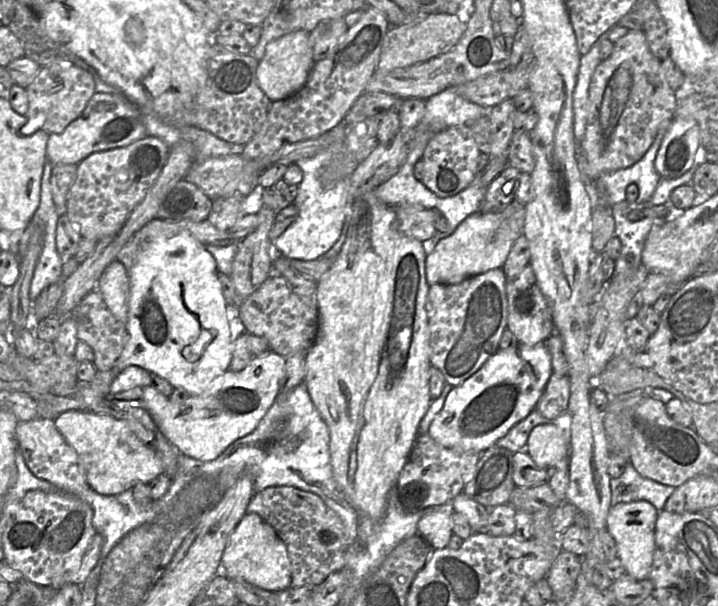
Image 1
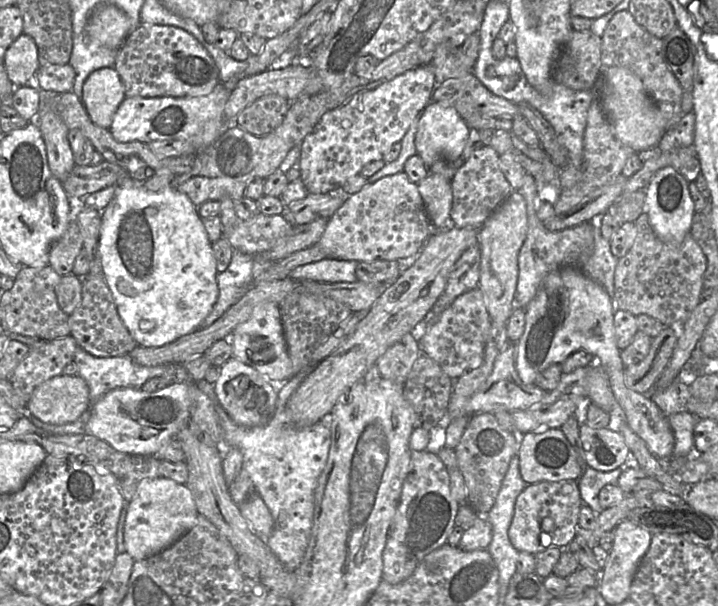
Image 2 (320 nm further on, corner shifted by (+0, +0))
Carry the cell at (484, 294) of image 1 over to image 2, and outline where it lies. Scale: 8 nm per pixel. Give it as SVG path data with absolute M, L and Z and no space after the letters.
M478 287L458 296L454 302L441 314L439 319L431 323L425 332L417 338L421 353L428 355L437 362L442 370L454 381L467 371L478 367L482 361L492 320L487 310L483 293Z

